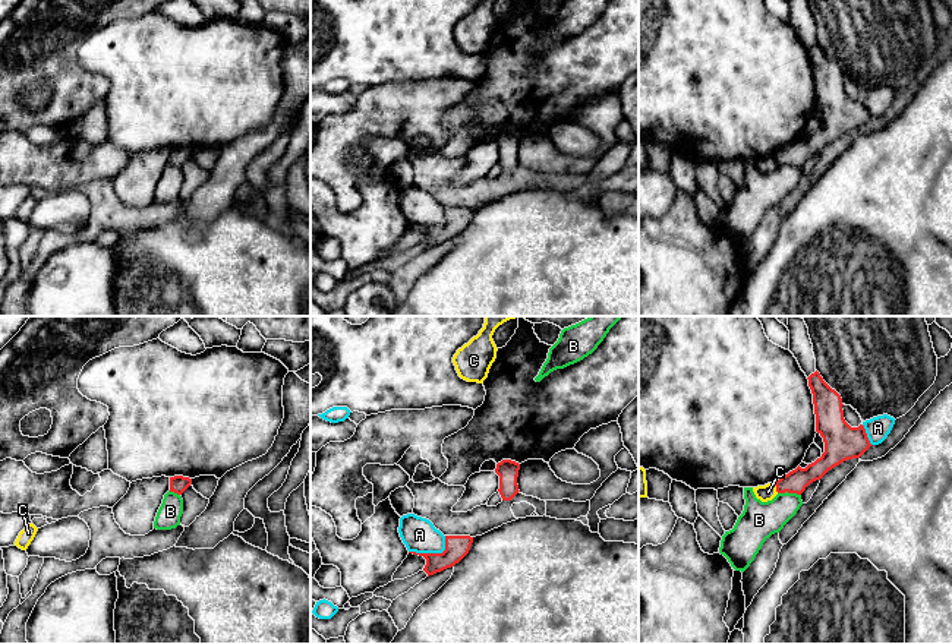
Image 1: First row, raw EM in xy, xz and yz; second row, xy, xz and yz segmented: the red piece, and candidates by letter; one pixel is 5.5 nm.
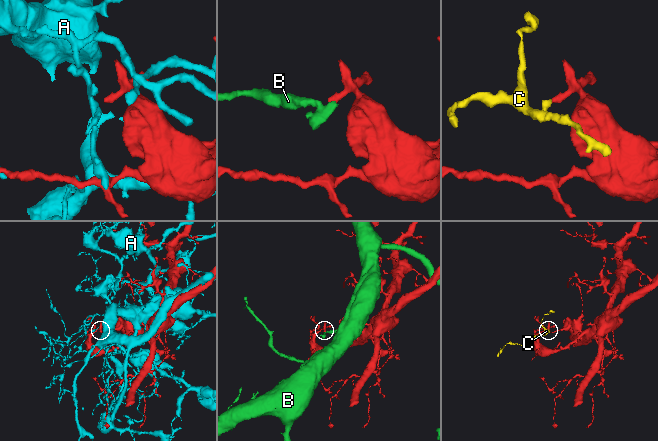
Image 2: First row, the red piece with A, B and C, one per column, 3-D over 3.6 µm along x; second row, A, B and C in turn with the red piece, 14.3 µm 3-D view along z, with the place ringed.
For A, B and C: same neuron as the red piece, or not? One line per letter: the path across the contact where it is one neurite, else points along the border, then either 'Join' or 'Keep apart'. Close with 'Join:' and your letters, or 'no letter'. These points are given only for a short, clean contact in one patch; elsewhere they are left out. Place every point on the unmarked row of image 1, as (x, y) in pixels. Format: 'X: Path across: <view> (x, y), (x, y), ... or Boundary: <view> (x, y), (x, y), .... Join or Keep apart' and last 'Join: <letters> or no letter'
A: Keep apart
B: Boundary: yz (778, 164), (796, 164), (800, 167). Keep apart
C: Boundary: yz (774, 155), (778, 164). Keep apart
Join: no letter

